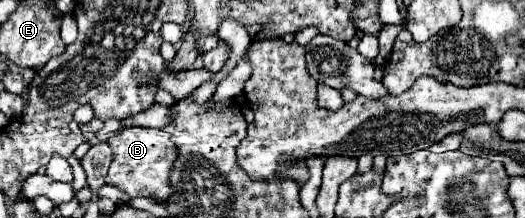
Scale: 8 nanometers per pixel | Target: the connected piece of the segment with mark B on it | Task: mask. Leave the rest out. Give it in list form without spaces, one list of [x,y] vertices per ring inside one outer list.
[[[127,127],[109,139],[109,147],[113,151],[113,161],[105,177],[107,185],[117,185],[131,197],[153,197],[157,201],[165,201],[171,195],[167,177],[169,167],[177,157],[177,149],[173,147],[167,131],[153,127]]]

